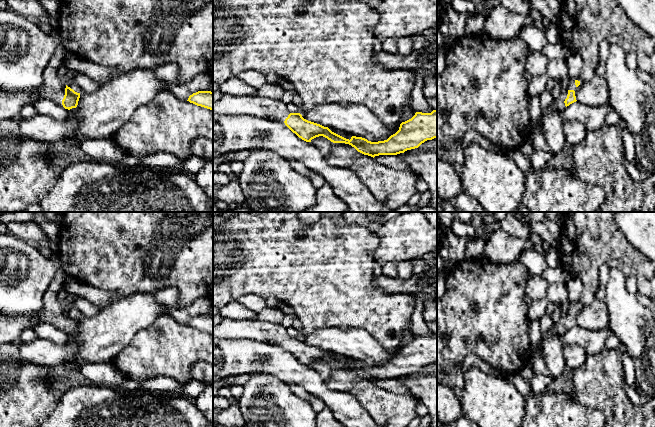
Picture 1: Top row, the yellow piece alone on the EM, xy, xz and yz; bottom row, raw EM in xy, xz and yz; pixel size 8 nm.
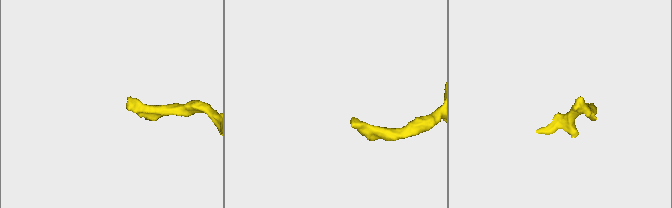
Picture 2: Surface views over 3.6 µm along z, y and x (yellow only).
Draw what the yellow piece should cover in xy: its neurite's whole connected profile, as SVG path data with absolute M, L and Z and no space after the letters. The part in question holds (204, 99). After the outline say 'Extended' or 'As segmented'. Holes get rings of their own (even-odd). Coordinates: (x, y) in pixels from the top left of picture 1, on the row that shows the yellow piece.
M198 91L193 93L187 101L197 106L213 110L213 92L211 91Z. As segmented

